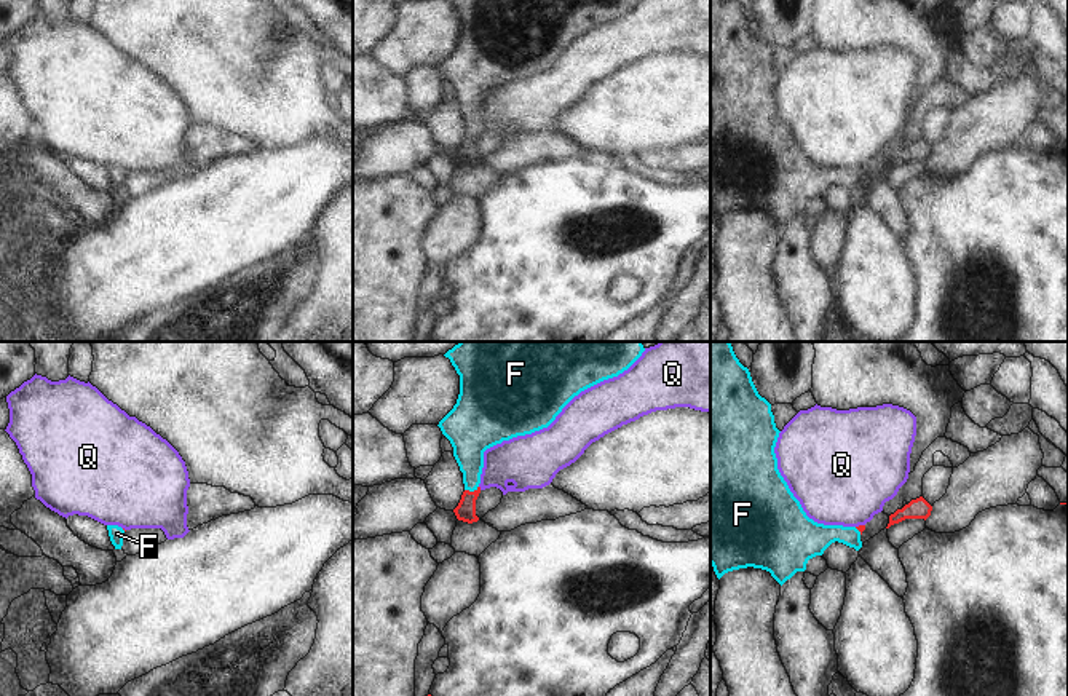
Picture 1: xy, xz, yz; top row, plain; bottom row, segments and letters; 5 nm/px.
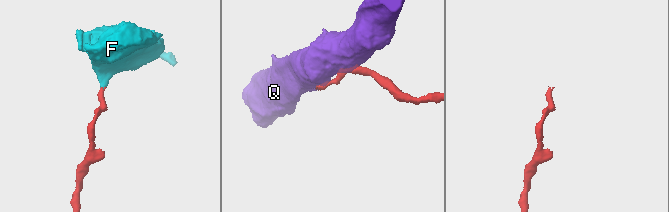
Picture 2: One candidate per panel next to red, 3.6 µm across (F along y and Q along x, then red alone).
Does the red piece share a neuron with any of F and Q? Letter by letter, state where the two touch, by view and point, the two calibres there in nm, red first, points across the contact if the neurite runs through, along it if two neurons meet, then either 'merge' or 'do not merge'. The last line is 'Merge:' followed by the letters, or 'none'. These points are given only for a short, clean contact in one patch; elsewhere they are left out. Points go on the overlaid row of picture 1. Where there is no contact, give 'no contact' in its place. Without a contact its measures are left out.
F: contact xz (471, 492); calibres 100 and 170 nm; way xz (465, 511), (471, 492), (470, 442); merge
Q: contact yz (859, 525); calibres 40 and 460 nm; border yz (864, 524), (856, 527); do not merge
Merge: F

